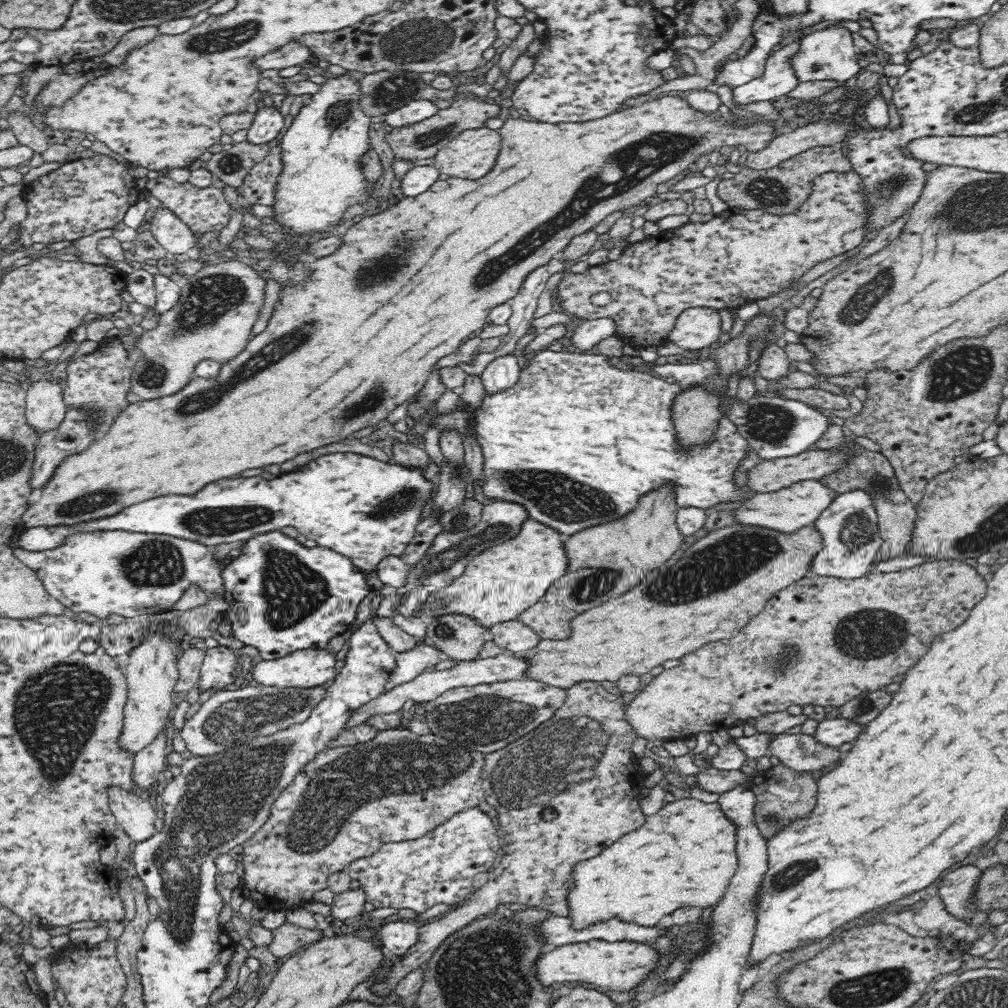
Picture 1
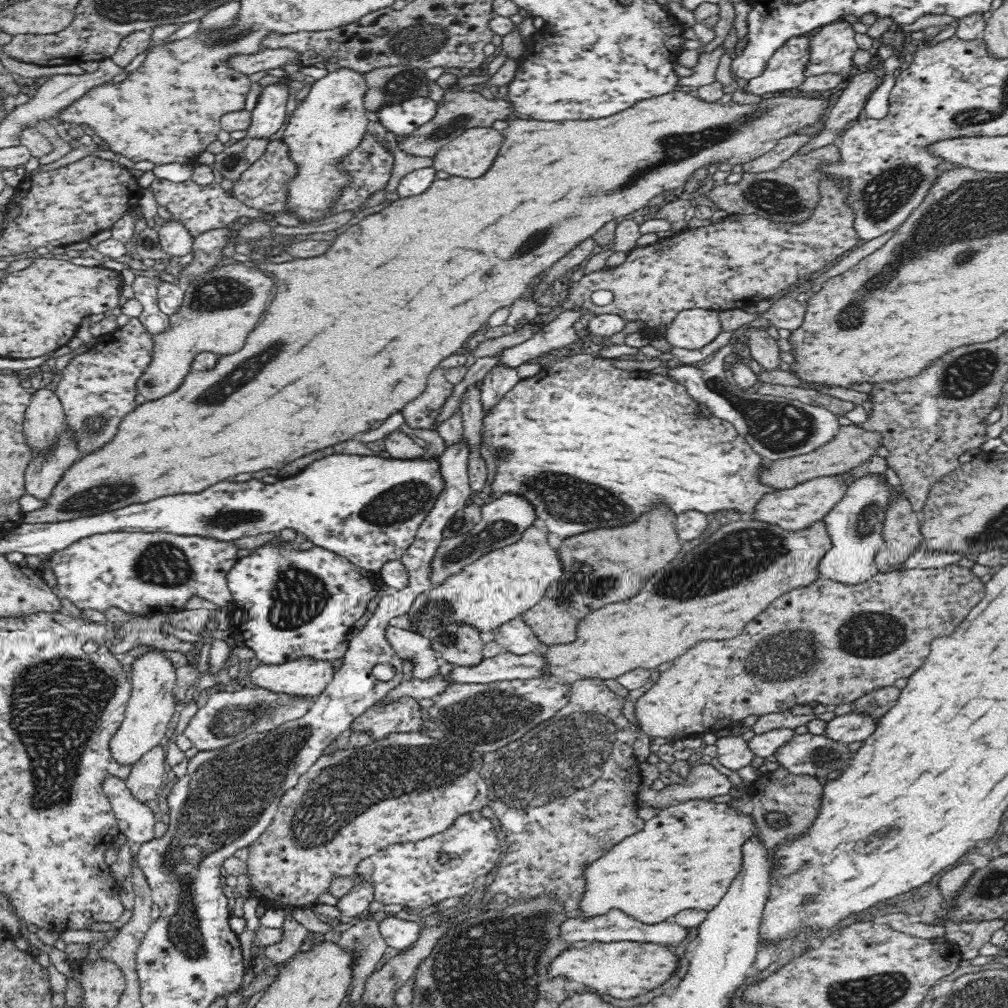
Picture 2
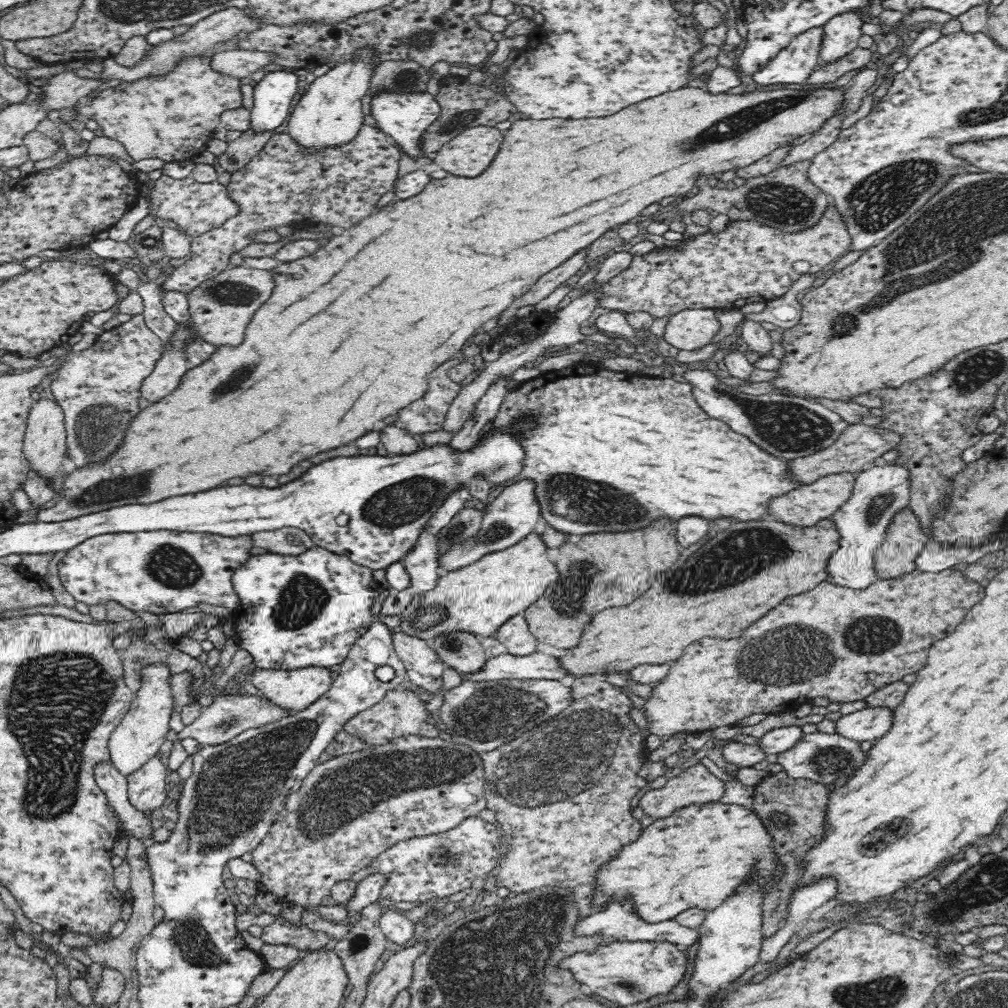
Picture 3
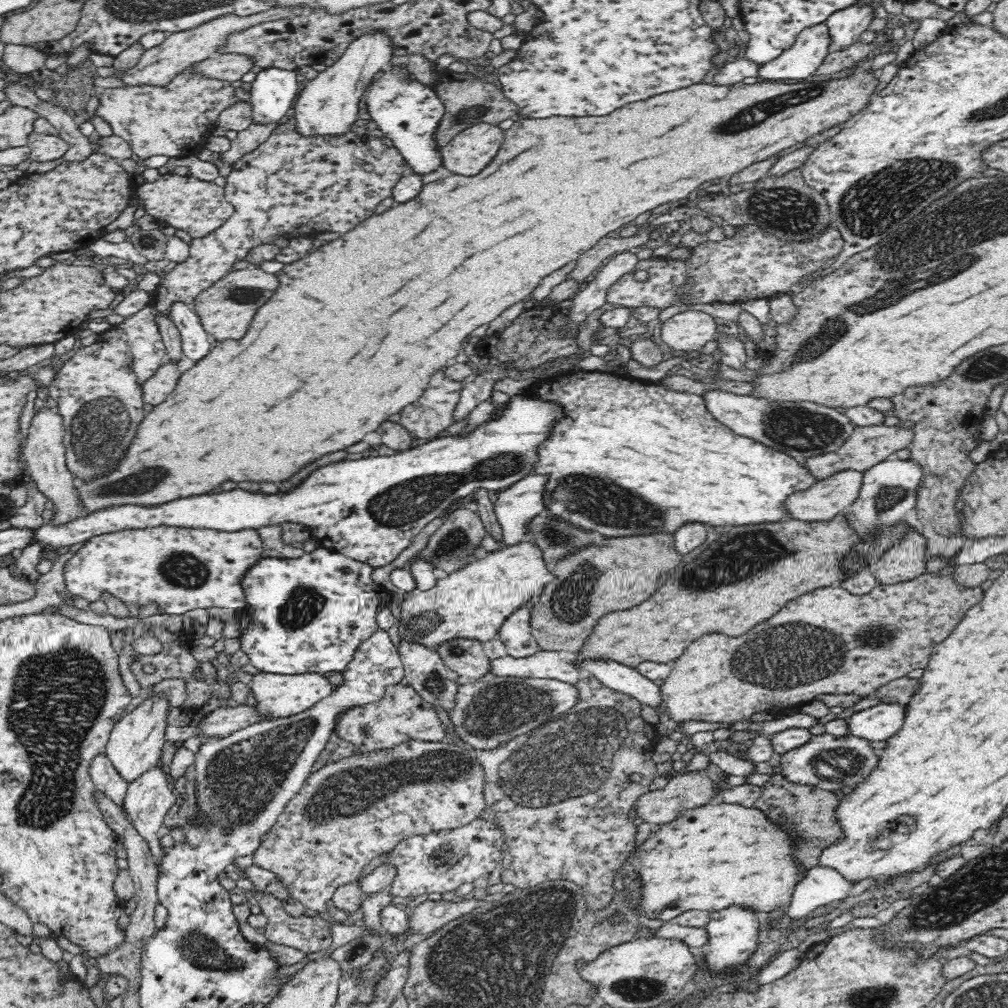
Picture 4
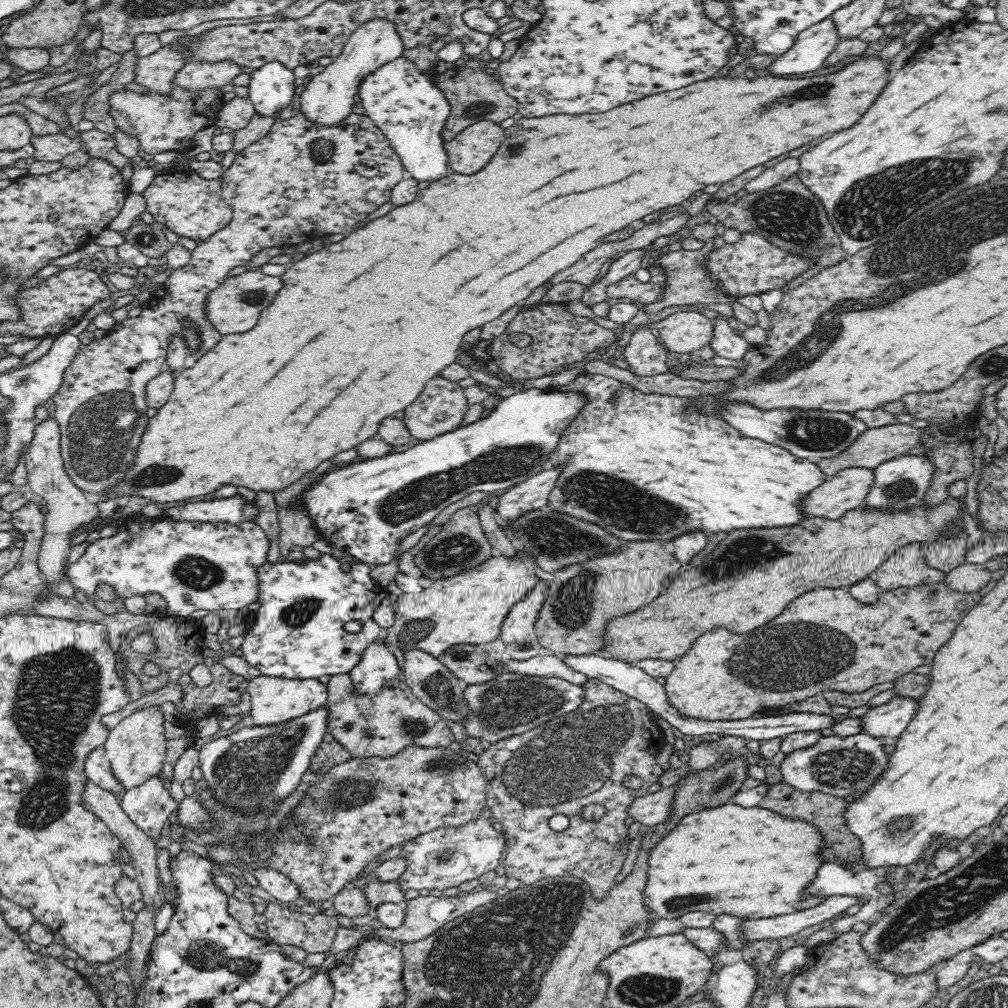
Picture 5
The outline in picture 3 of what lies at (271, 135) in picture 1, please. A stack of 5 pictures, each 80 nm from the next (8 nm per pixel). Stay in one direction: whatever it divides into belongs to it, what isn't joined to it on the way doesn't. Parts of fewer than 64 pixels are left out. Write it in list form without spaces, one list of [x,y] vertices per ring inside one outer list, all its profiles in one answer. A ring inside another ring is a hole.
[[[270,71],[254,87],[254,101],[251,111],[251,126],[249,130],[254,133],[274,131],[286,120],[290,114],[290,101],[298,92],[298,81],[300,72]]]

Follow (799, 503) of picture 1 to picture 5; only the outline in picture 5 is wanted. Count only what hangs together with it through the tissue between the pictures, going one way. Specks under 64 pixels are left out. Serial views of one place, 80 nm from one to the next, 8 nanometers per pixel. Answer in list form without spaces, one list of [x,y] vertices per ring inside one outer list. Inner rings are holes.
[[[845,468],[810,490],[802,498],[802,510],[808,516],[837,519],[845,512],[858,509],[874,481],[873,469]]]

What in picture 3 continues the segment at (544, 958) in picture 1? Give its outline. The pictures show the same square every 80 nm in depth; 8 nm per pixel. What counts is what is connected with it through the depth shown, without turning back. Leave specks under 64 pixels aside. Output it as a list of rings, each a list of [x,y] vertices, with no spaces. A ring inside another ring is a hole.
[[[611,941],[598,945],[595,952],[576,952],[564,958],[560,968],[570,971],[576,981],[590,986],[592,992],[602,998],[620,1006],[630,1006],[668,992],[684,978],[688,960],[681,951],[681,946],[670,942]]]

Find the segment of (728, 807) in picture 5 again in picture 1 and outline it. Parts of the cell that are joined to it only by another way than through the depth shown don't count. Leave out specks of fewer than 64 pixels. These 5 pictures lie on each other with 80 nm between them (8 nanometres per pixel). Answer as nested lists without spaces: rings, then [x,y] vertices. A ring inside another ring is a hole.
[[[689,795],[670,796],[664,803],[663,807],[655,814],[648,815],[644,825],[639,826],[634,831],[628,832],[625,836],[622,836],[616,844],[610,844],[603,852],[600,852],[598,856],[590,858],[590,860],[582,860],[578,862],[578,866],[574,866],[574,872],[572,872],[572,880],[574,880],[574,886],[570,888],[568,892],[568,919],[572,920],[572,928],[576,930],[582,930],[586,926],[592,926],[592,924],[598,924],[598,922],[604,922],[604,920],[610,920],[610,918],[620,918],[624,922],[634,922],[634,924],[640,924],[643,927],[654,927],[656,922],[660,922],[662,916],[674,912],[676,908],[682,908],[682,906],[700,906],[700,908],[708,908],[712,904],[716,904],[722,896],[724,896],[724,890],[732,878],[732,870],[738,868],[738,860],[736,860],[736,834],[734,824],[726,819],[726,815],[720,810],[718,803],[706,803],[692,798]]]

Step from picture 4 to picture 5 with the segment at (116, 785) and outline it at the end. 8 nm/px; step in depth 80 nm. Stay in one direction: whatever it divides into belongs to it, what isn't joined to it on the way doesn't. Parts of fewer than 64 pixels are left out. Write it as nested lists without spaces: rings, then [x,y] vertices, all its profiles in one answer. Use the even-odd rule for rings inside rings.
[[[104,746],[90,752],[85,762],[85,774],[88,780],[110,791],[118,799],[126,792],[123,784],[114,776]]]

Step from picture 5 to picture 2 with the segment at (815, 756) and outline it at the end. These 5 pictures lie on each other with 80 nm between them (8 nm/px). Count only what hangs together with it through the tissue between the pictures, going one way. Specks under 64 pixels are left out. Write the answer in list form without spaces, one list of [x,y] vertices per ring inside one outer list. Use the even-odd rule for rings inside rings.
[[[807,732],[792,736],[773,755],[792,774],[826,776],[831,780],[850,766],[852,754],[847,744]]]

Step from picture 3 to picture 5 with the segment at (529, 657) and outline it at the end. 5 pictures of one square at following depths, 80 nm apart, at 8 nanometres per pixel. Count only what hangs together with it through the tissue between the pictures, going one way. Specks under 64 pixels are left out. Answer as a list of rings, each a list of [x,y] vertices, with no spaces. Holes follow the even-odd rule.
[[[542,652],[526,660],[506,660],[501,662],[503,672],[516,673],[528,676],[539,676],[544,678],[560,678],[572,684],[582,685],[588,676],[576,672],[570,668],[556,653]]]

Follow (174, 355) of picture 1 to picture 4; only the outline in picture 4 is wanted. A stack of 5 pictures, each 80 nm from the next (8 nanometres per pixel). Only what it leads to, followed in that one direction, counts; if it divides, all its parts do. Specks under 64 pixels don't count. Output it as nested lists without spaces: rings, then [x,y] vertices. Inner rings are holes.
[[[258,266],[233,270],[226,273],[218,282],[194,296],[191,307],[198,315],[204,331],[214,342],[224,340],[242,340],[258,308],[274,294],[278,288],[278,279],[273,273],[267,273]],[[165,358],[161,368],[158,368],[154,376],[142,384],[143,403],[151,404],[153,407],[164,403],[168,394],[176,388],[178,380],[181,378],[182,373],[178,363],[178,361]]]

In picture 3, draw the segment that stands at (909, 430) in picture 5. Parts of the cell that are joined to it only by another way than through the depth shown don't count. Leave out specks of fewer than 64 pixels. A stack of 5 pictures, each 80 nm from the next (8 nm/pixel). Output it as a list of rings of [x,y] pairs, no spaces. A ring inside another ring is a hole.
[[[849,424],[846,430],[830,444],[828,448],[822,448],[810,456],[790,459],[788,461],[789,478],[795,485],[808,485],[824,476],[838,475],[842,472],[852,474],[861,473],[864,468],[871,466],[884,452],[892,450],[900,440],[900,435],[892,431],[887,431],[880,427],[871,427],[864,424]]]

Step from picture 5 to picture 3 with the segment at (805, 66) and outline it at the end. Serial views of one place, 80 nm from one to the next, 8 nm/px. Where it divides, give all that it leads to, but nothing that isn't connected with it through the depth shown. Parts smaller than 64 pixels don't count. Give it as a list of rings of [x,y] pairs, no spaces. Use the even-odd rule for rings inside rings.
[[[822,27],[810,28],[790,40],[786,48],[782,48],[764,68],[753,74],[757,88],[804,85],[810,73],[818,66],[820,42]]]

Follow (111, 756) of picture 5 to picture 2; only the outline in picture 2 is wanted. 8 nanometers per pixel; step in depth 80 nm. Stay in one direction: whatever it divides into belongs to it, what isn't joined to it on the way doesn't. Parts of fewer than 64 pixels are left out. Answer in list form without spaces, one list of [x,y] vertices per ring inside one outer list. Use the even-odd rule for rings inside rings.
[[[148,647],[130,666],[130,698],[126,704],[125,717],[110,740],[110,750],[116,762],[134,764],[144,752],[168,738],[168,722],[172,714],[176,714],[179,704],[175,702],[173,688],[176,682],[176,667],[165,655],[166,650]]]

